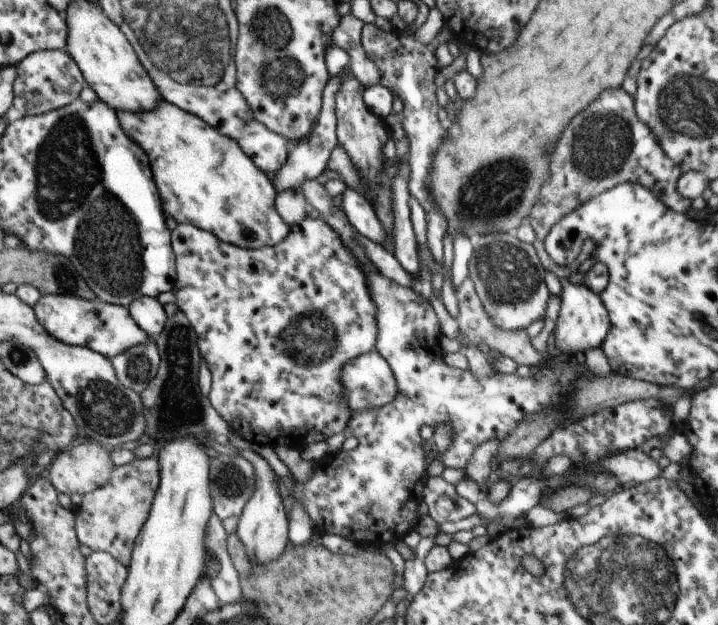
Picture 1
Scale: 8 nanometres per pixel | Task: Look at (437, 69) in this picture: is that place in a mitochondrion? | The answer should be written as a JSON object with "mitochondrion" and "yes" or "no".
{"mitochondrion":"no"}

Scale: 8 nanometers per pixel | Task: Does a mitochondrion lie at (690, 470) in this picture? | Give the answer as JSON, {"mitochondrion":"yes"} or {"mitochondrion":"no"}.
{"mitochondrion":"no"}

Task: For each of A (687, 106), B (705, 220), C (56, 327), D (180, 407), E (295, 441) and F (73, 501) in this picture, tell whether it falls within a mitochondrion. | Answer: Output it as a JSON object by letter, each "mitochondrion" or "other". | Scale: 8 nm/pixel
{"A":"mitochondrion","B":"other","C":"other","D":"mitochondrion","E":"other","F":"other"}

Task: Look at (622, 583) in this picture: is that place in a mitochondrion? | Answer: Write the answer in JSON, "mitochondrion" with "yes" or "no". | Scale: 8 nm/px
{"mitochondrion":"yes"}

